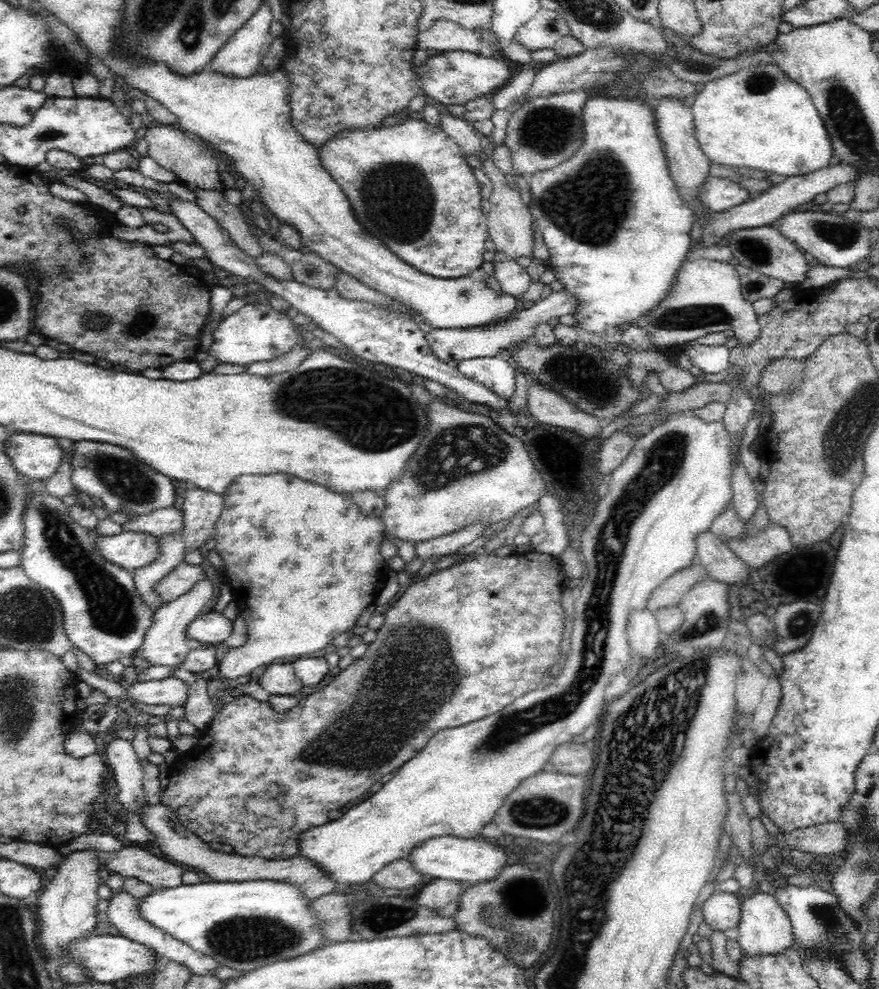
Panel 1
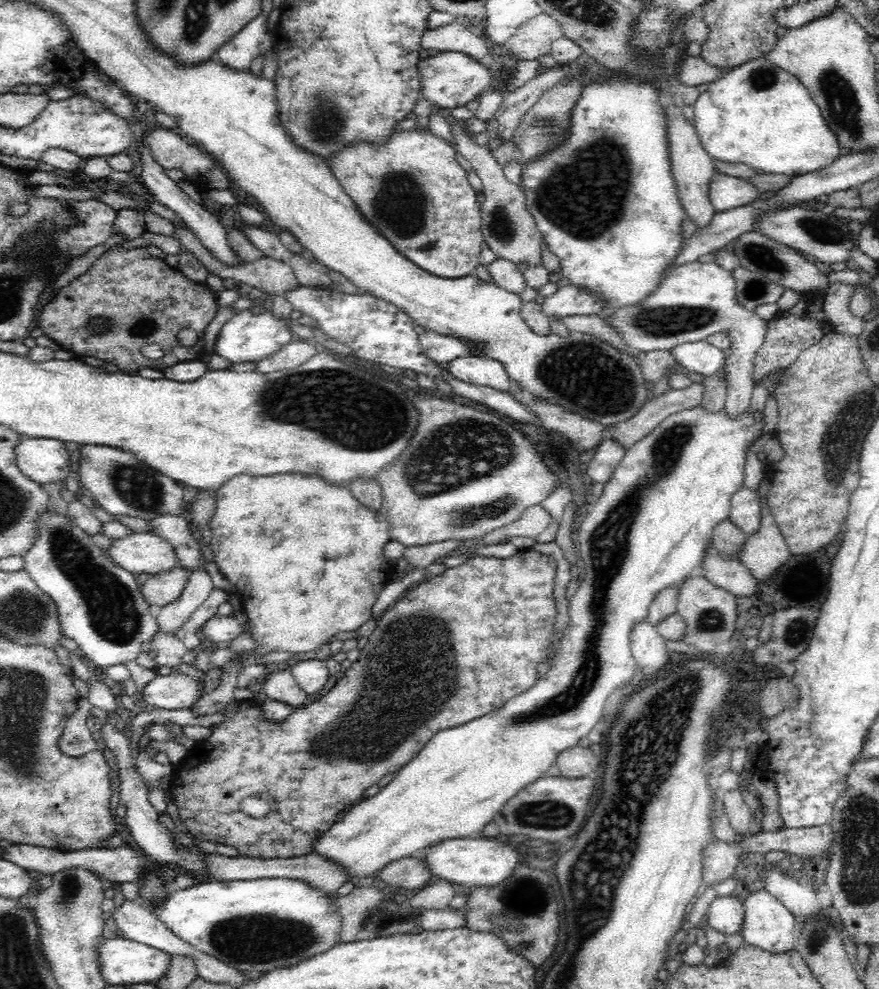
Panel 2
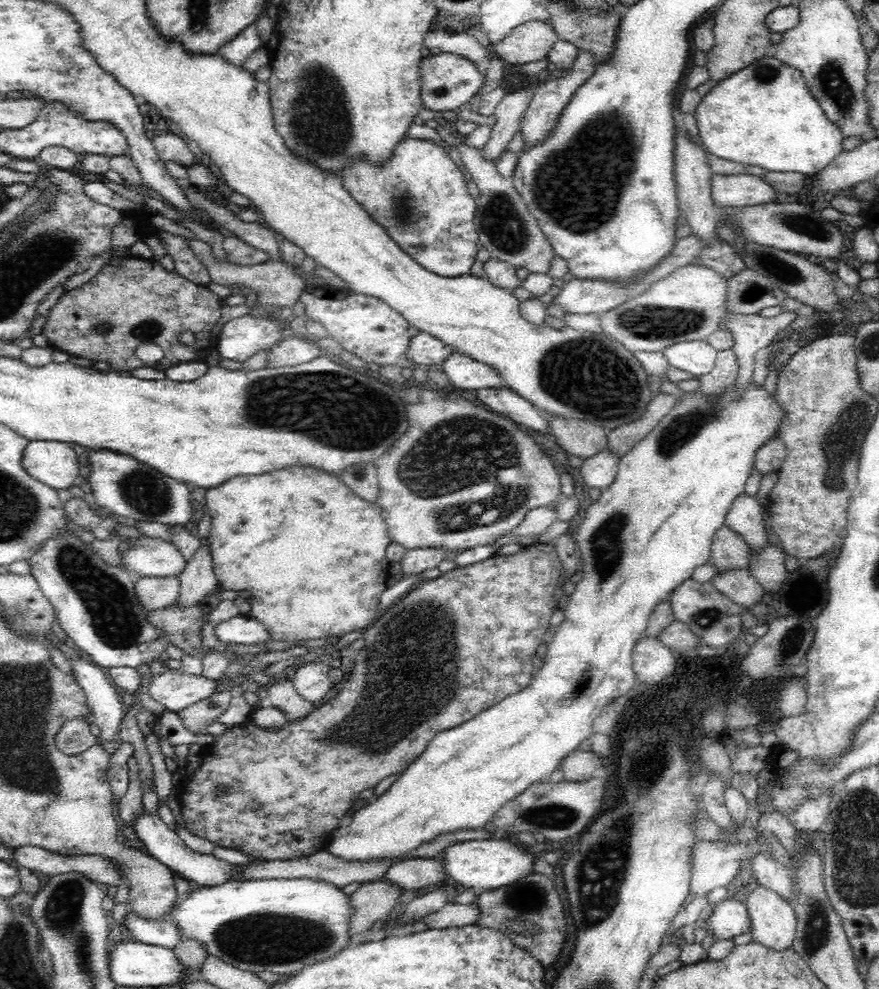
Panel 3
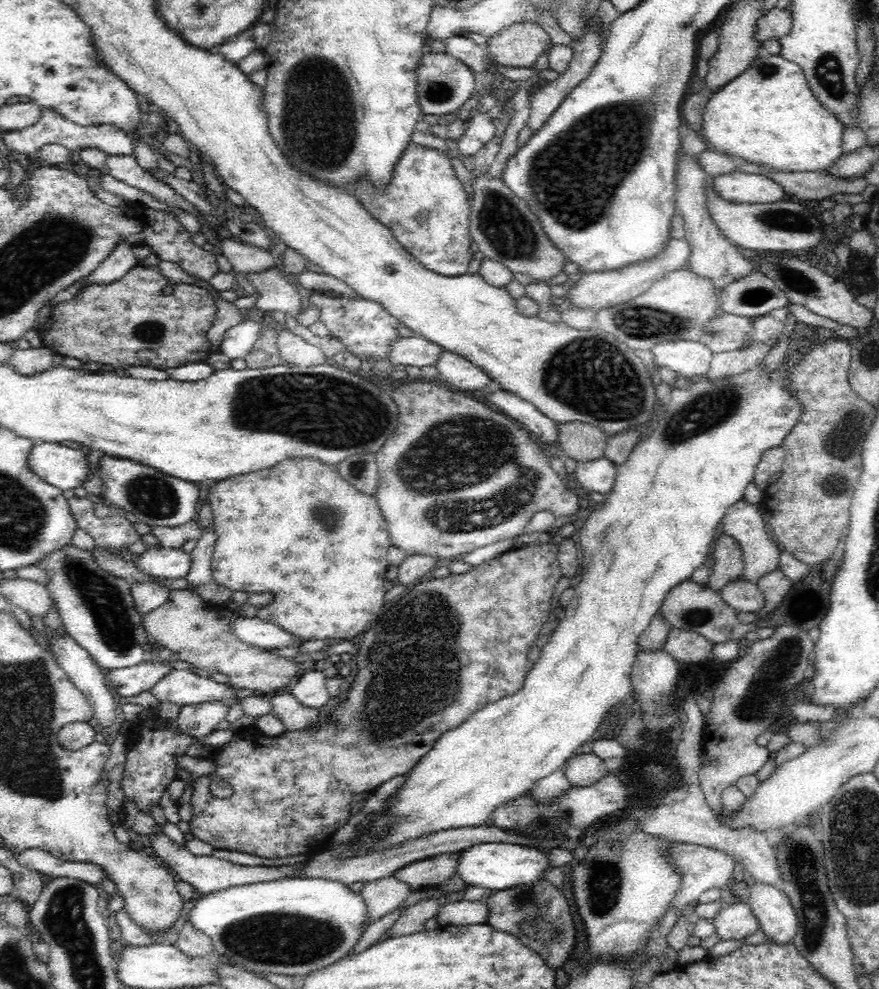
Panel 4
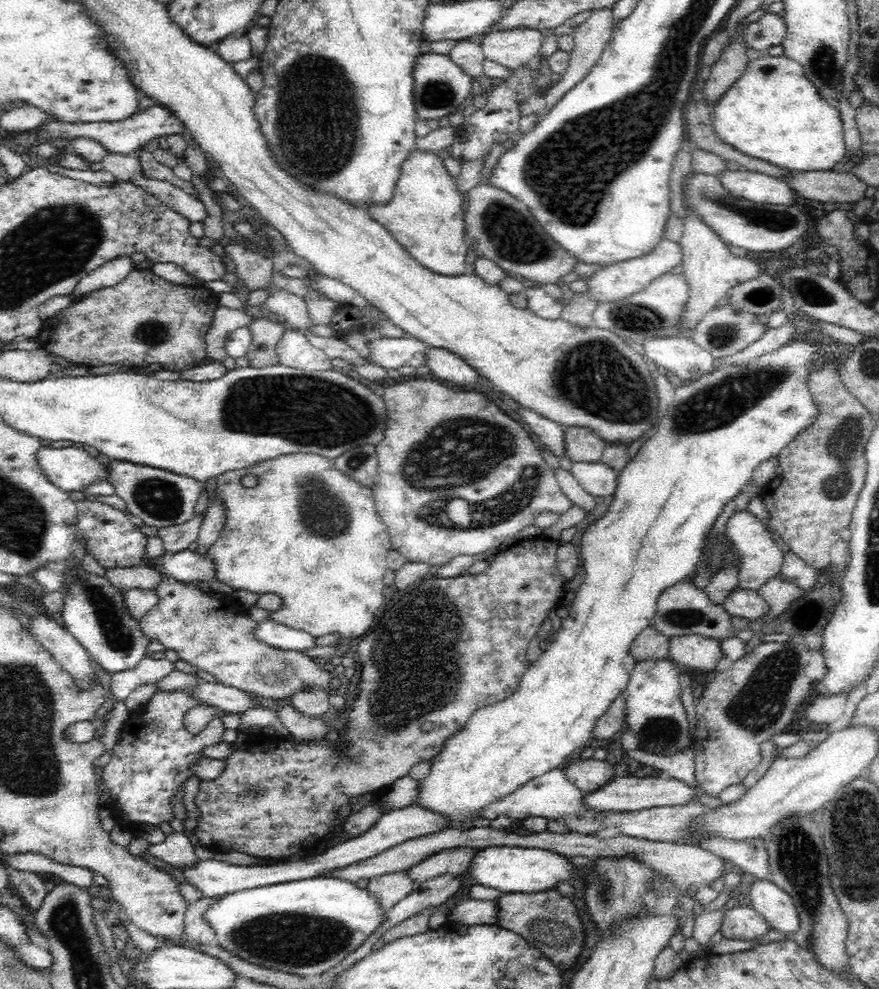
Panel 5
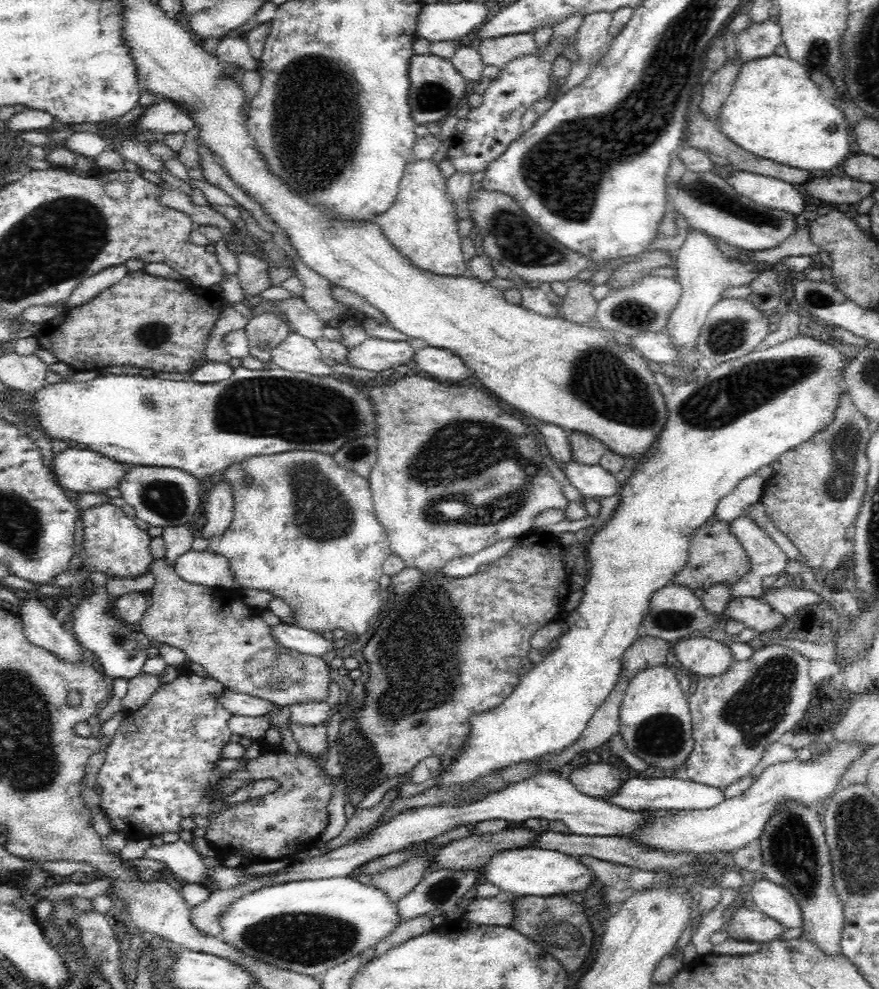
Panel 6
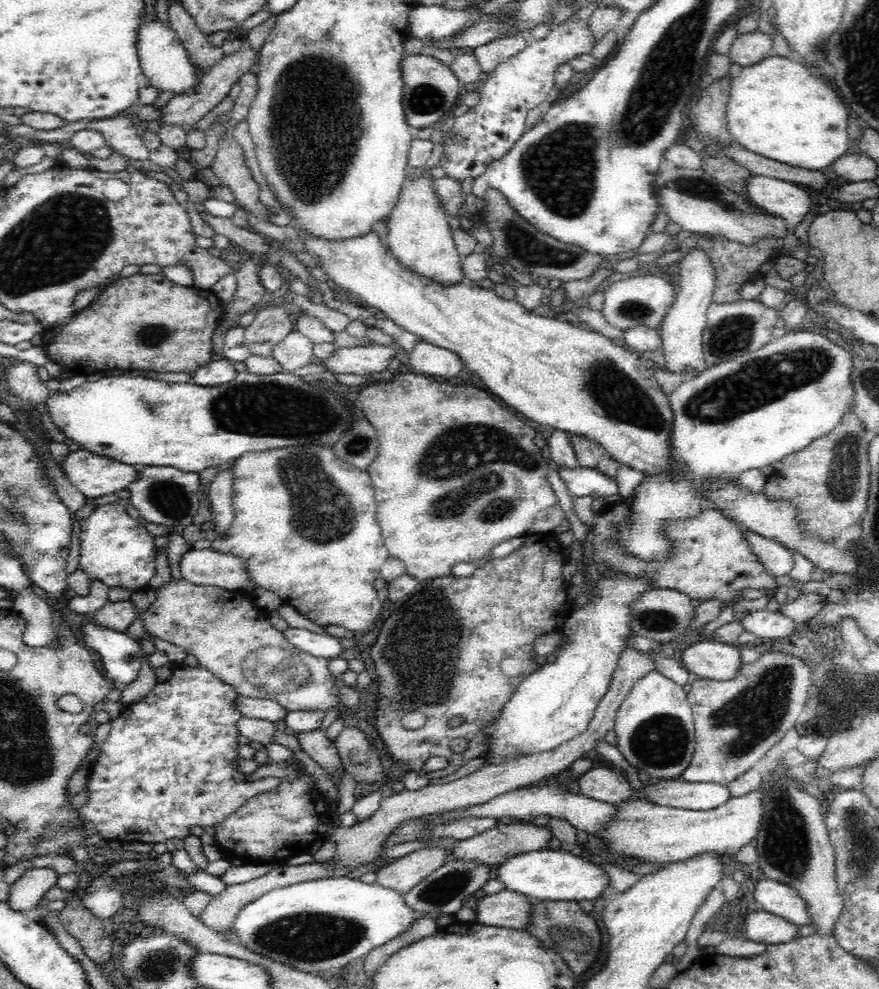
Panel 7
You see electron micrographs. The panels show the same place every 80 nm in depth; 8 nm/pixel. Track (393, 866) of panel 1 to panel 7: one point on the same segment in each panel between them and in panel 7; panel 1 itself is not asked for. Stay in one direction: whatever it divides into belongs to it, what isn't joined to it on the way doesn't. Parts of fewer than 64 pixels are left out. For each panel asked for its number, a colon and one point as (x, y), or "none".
2: (410, 872)
3: (414, 873)
4: (425, 873)
5: (450, 862)
6: (471, 853)
7: (491, 848)

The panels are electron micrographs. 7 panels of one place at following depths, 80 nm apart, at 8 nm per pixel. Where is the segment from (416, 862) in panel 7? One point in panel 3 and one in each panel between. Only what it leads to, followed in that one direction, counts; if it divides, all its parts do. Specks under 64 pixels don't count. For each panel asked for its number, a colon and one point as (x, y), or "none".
3: (373, 901)
4: (382, 896)
5: (389, 889)
6: (397, 882)

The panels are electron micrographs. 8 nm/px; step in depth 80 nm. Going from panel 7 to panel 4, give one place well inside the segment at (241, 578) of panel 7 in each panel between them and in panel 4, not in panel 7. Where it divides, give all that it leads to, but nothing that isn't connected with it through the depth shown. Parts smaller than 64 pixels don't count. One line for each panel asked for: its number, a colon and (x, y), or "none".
4: (158, 561)
5: (182, 566)
6: (204, 568)

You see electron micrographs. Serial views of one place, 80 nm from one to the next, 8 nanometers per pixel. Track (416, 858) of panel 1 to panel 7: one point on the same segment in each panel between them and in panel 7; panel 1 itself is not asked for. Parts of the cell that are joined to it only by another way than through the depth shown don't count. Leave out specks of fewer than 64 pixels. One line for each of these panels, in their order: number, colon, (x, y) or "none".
2: (474, 861)
3: (487, 864)
4: (495, 866)
5: (507, 868)
6: (528, 871)
7: (552, 875)

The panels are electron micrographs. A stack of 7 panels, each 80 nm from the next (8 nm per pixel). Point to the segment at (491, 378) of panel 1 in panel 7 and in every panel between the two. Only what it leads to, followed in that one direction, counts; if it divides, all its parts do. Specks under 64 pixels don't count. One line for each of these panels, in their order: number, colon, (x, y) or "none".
2: (477, 370)
3: (464, 372)
4: (453, 368)
5: (445, 365)
6: (443, 364)
7: (426, 359)

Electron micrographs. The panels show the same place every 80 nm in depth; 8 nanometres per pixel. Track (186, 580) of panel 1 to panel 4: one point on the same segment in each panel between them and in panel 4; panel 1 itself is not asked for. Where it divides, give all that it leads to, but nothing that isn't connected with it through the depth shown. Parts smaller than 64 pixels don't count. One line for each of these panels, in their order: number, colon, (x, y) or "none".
2: (165, 587)
3: (155, 592)
4: (148, 594)

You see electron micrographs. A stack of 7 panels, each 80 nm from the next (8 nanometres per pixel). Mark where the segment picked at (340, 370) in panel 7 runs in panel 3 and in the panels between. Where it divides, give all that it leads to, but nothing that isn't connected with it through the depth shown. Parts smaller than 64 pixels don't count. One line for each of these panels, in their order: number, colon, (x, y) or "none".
3: (424, 349)
4: (413, 352)
5: (391, 353)
6: (374, 354)

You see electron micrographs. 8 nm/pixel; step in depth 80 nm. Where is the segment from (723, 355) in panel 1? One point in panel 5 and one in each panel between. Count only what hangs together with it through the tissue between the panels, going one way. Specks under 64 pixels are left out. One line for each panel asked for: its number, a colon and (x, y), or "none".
2: (700, 357)
3: (697, 357)
4: (690, 359)
5: (681, 355)

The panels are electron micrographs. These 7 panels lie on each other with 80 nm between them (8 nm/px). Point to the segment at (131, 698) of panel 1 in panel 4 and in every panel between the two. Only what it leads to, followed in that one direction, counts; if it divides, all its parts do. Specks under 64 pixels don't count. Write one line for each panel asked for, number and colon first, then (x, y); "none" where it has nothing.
2: (172, 691)
3: (174, 689)
4: (181, 687)

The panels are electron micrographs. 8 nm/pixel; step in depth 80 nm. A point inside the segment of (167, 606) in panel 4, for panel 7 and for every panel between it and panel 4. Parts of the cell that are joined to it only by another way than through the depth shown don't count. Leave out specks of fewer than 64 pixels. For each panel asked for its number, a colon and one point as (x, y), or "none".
5: (215, 635)
6: (213, 629)
7: (224, 632)

